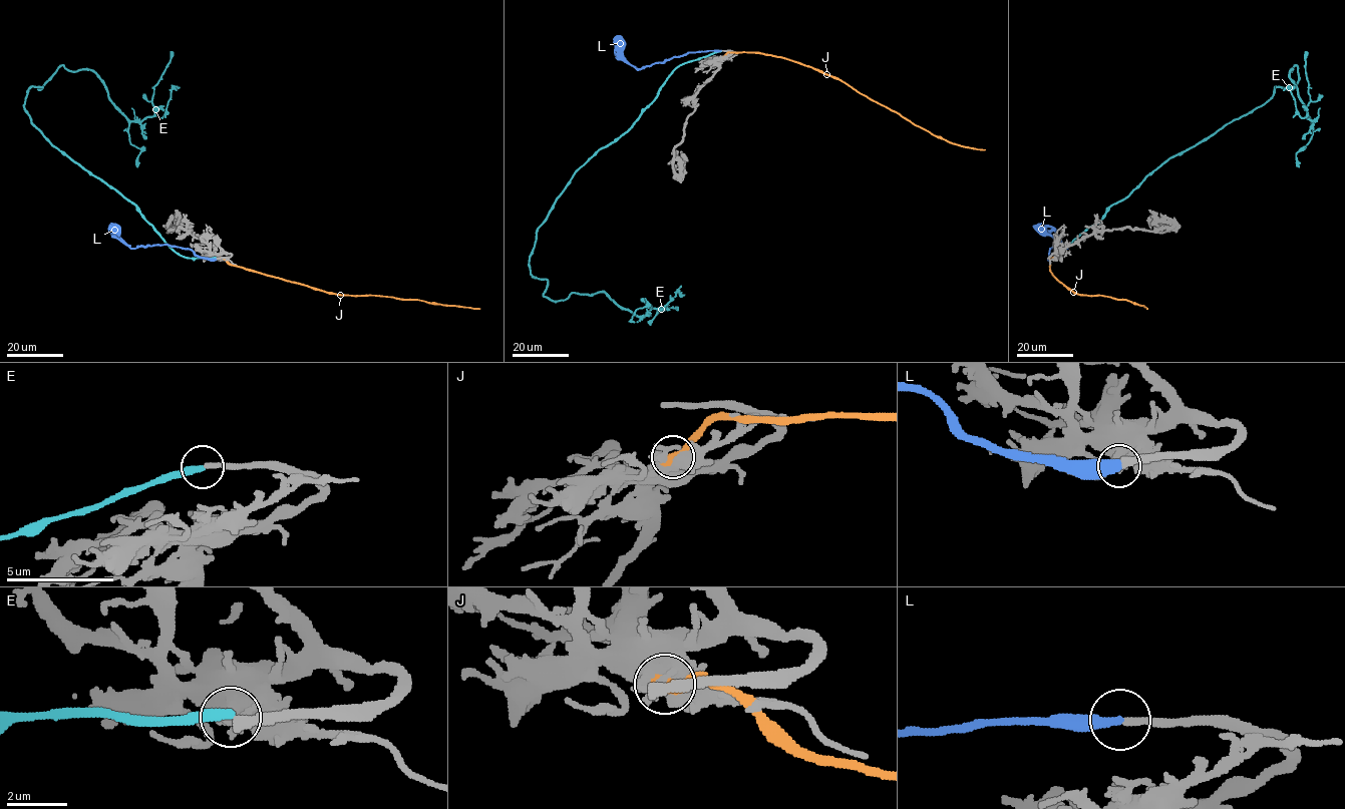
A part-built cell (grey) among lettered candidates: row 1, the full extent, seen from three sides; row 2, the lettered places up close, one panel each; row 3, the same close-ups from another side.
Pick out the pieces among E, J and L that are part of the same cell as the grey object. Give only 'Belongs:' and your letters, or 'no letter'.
Belongs: L

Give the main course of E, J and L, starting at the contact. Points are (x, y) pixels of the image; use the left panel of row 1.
E: (216, 258), (176, 253), (23, 107), (62, 65), (93, 71), (142, 121), (173, 51)
J: (217, 258), (339, 295), (379, 295), (479, 309)
L: (216, 259), (201, 258), (191, 250), (169, 245), (130, 249), (110, 226)

